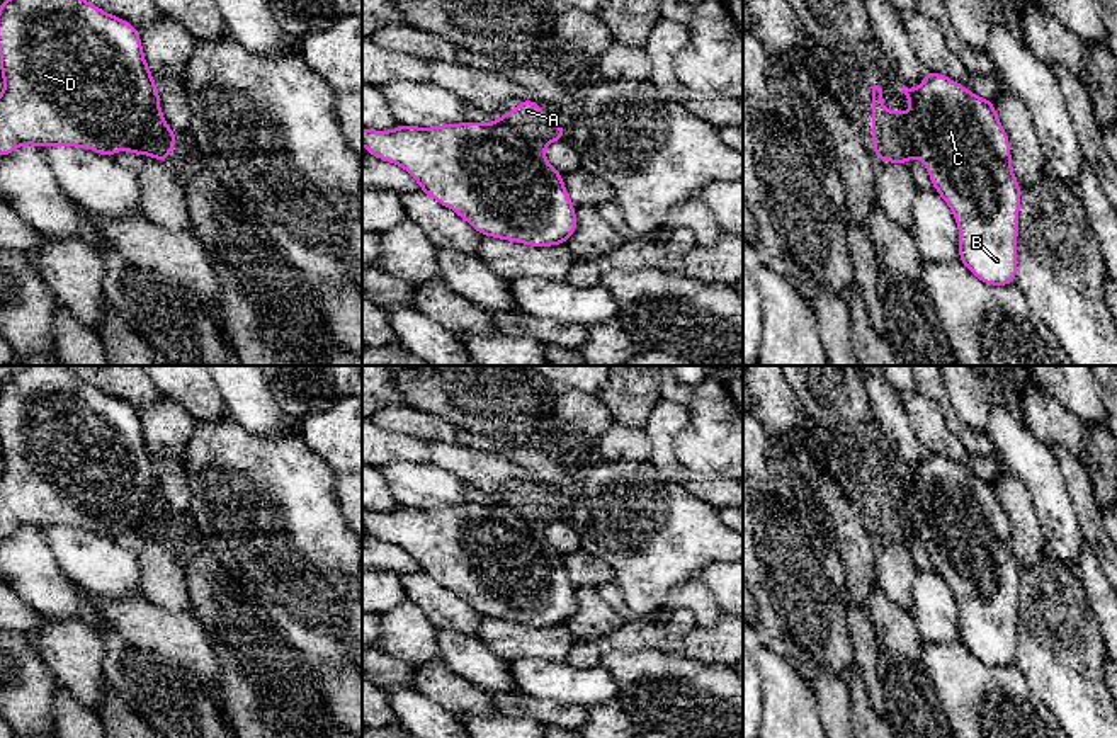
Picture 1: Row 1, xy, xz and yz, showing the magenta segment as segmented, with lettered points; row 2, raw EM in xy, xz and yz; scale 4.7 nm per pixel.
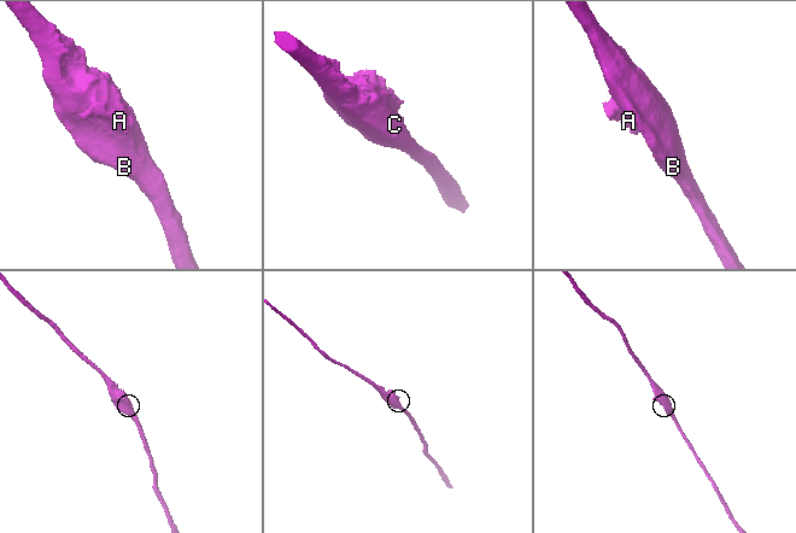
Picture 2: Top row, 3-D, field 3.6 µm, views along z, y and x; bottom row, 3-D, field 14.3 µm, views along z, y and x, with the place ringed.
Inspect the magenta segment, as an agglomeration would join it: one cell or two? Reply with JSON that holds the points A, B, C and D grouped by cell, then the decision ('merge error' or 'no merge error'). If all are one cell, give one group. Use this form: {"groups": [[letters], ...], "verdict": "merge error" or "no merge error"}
{"groups": [["A"], ["B", "C", "D"]], "verdict": "merge error"}

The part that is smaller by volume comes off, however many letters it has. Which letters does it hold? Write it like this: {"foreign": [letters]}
{"foreign": ["A"]}

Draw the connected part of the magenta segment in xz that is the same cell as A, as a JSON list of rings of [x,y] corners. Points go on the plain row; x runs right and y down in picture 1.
[[[517,481],[513,493],[498,498],[500,507],[508,507],[519,514],[522,520],[539,520],[544,527],[568,517],[566,507],[553,507],[549,497],[541,495],[537,481]]]

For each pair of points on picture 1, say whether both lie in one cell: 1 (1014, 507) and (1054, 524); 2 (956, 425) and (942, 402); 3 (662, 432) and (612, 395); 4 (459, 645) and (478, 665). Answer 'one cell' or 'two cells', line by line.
1: two cells
2: one cell
3: two cells
4: one cell

